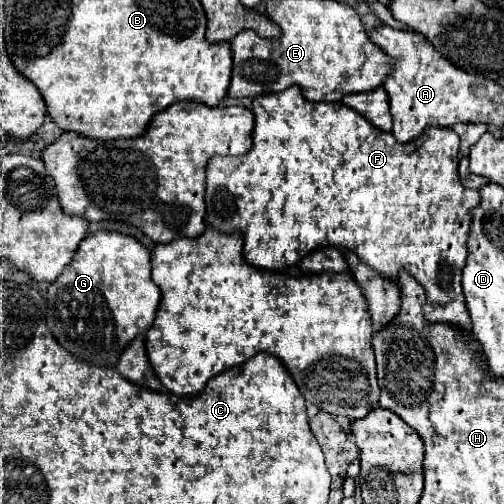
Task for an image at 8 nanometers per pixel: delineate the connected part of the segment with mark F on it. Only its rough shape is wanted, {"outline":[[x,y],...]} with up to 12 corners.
{"outline":[[299,87],[207,165],[207,223],[283,271],[321,247],[471,333],[459,135],[397,143]]}

